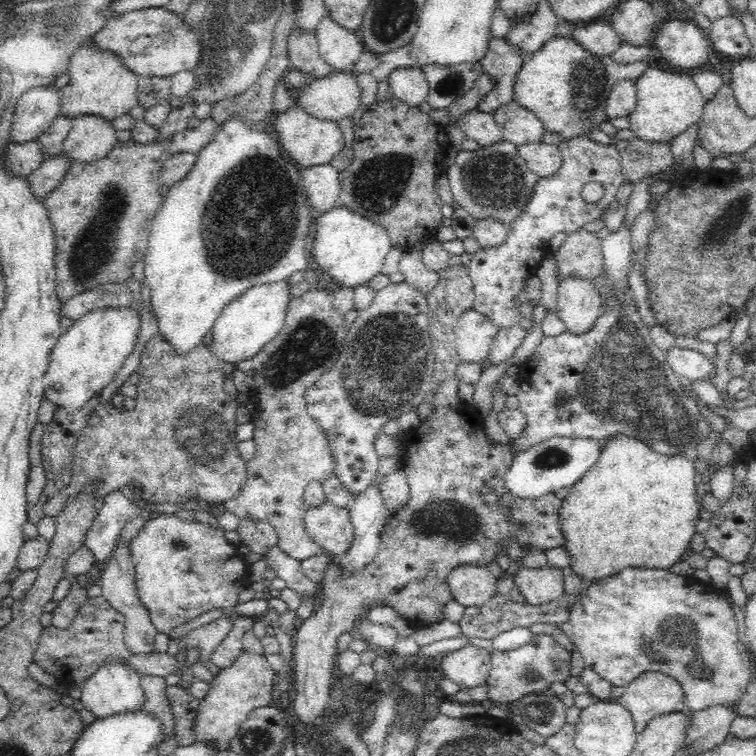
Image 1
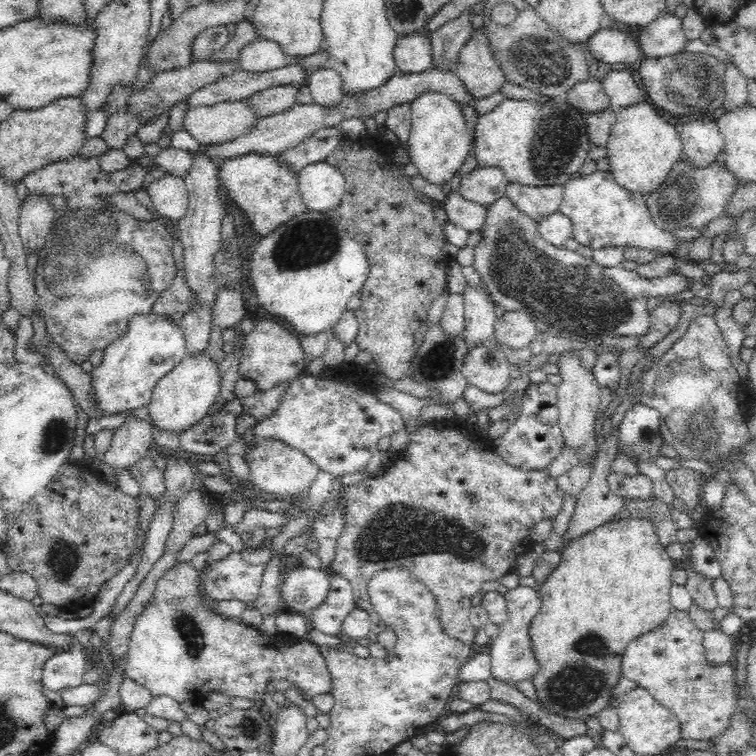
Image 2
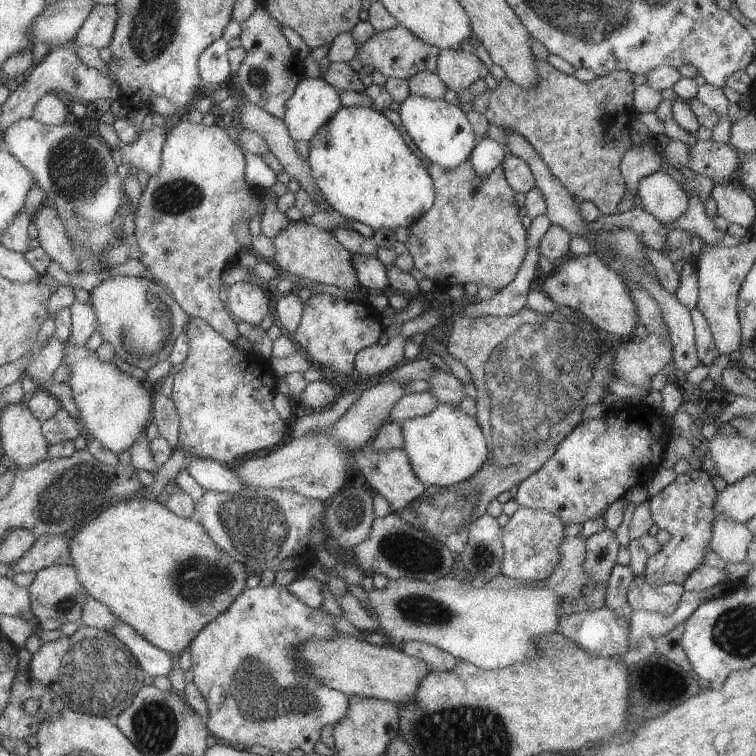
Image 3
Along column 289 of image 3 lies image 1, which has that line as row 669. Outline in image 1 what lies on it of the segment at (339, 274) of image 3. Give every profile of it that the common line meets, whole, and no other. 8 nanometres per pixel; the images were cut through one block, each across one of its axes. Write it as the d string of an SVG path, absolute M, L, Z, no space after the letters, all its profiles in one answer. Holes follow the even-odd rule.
M244 651L230 666L217 670L210 680L208 696L199 703L200 708L194 718L196 741L216 742L218 753L228 749L229 742L238 734L240 725L250 712L276 703L276 674L264 653Z

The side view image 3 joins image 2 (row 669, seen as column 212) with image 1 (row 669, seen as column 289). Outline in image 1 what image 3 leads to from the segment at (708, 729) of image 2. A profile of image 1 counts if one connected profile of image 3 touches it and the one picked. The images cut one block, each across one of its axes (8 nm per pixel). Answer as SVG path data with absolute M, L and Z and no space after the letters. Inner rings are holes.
M626 566L621 572L614 576L604 576L592 584L588 584L583 591L573 600L570 616L566 622L561 623L561 630L570 639L572 644L578 647L586 665L592 667L603 679L613 685L625 687L631 680L634 680L641 672L658 671L674 677L682 685L685 694L685 706L689 710L704 710L719 704L734 706L742 698L744 692L748 690L750 684L750 663L746 656L746 648L738 638L738 627L736 626L734 611L732 607L723 599L723 594L719 589L715 589L711 583L699 581L694 575L680 576L670 572L669 568L637 568L636 566Z

